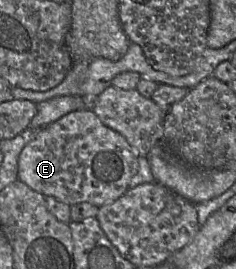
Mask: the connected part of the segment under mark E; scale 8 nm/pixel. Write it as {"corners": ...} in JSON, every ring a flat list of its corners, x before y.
{"corners":[[87,107,64,115,54,123,37,130,33,136,28,139,18,158,18,179,44,196,52,196,70,206,77,203,88,202,100,207,115,201,130,188,130,181,137,173,139,167,138,156,139,155,136,153,136,151,129,145,127,140,120,133,104,125,94,111]]}

